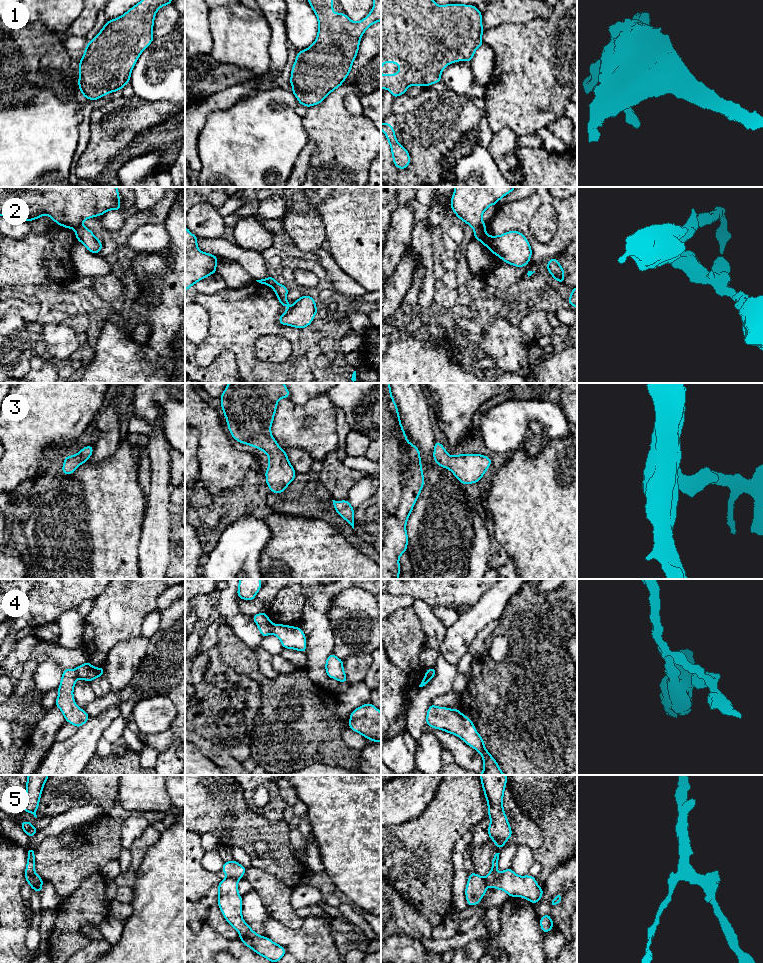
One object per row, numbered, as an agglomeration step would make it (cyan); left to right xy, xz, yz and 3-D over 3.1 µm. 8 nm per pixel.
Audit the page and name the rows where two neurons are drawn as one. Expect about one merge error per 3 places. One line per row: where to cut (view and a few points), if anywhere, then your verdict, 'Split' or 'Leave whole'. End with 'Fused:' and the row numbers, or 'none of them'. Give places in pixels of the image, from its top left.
1: No split. Leave whole
2: Split along yz (483, 223), (474, 229). Split
3: No split. Leave whole
4: Split along xz (271, 624), (272, 633). Split
5: Split along xz (227, 876), (237, 880). Split
Fused: 2, 4, 5

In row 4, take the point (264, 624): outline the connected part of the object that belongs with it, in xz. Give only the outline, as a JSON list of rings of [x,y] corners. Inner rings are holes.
[[[266,612],[251,616],[259,628],[262,637],[272,634],[272,623]]]

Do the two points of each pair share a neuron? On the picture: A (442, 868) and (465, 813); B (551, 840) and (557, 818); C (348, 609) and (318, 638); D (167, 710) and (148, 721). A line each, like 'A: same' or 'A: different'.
A: same
B: same
C: different
D: same

